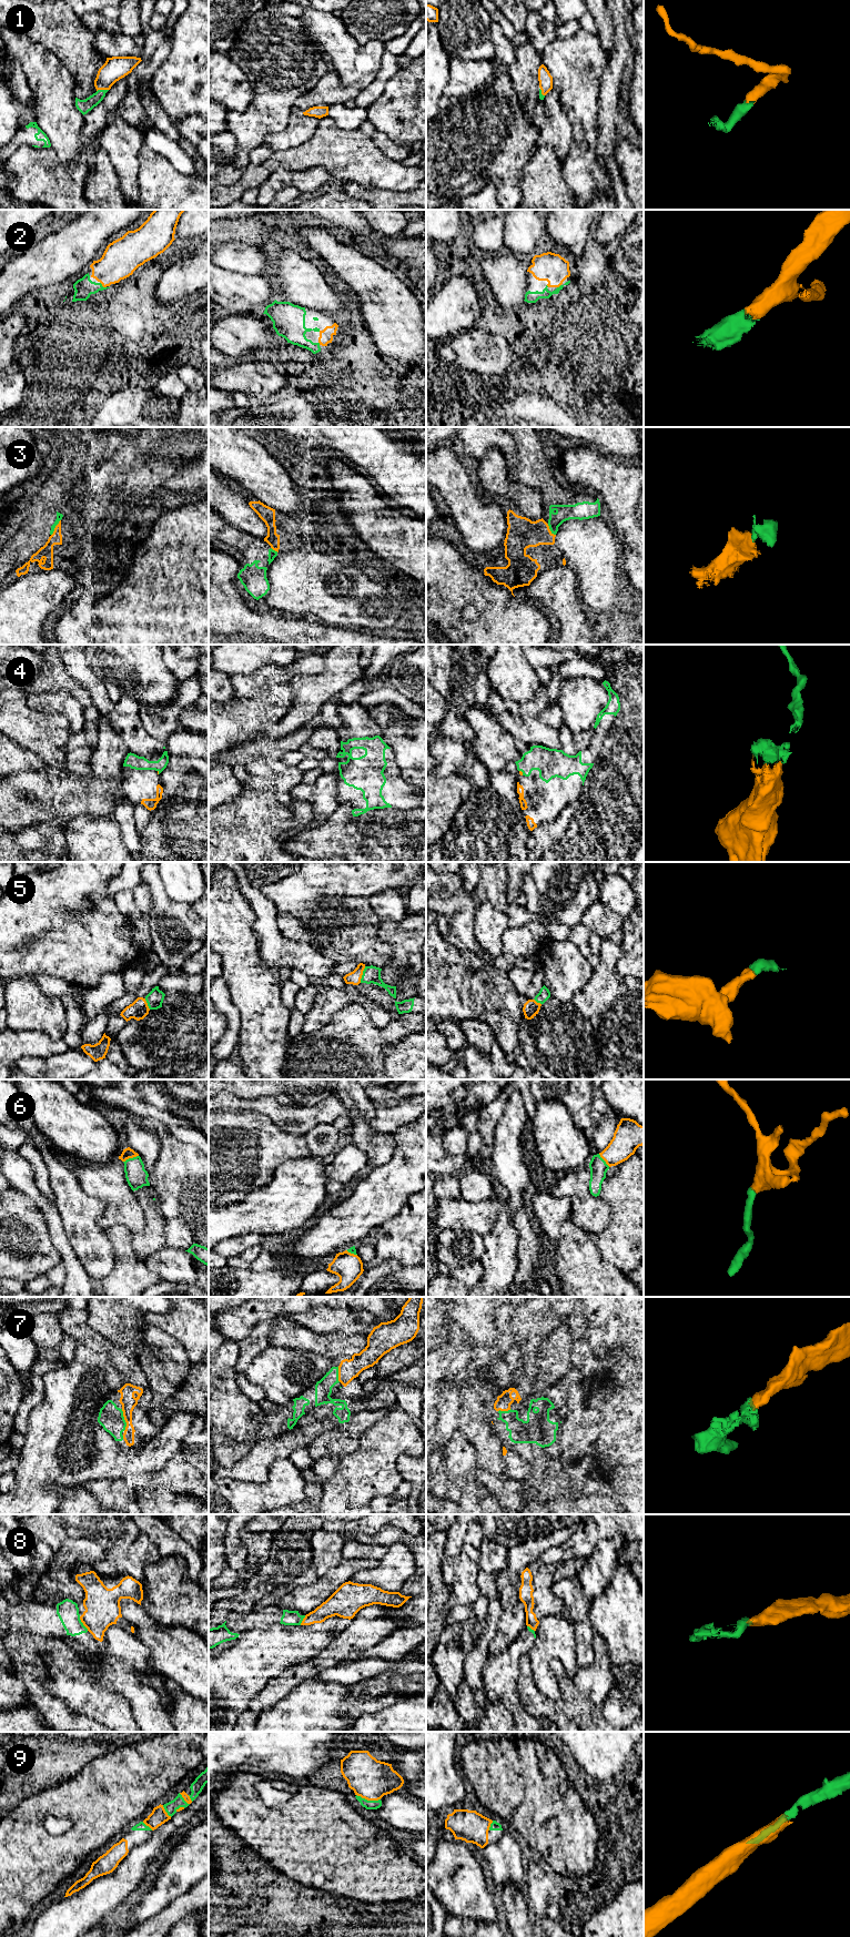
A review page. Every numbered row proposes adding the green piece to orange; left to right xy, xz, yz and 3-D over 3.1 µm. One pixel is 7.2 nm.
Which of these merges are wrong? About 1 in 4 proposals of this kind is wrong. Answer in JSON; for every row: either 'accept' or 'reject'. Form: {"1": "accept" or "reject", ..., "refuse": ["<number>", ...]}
{"1": "accept", "2": "accept", "3": "reject", "4": "accept", "5": "accept", "6": "accept", "7": "accept", "8": "reject", "9": "accept", "refuse": ["3", "8"]}

